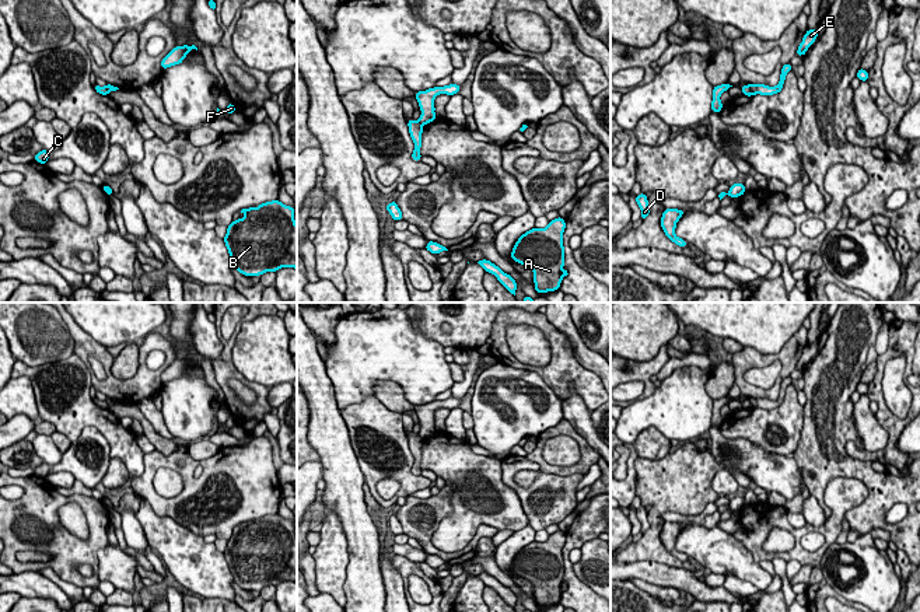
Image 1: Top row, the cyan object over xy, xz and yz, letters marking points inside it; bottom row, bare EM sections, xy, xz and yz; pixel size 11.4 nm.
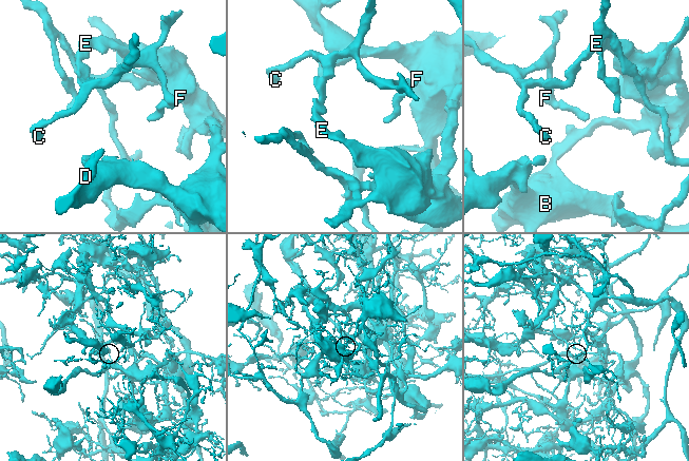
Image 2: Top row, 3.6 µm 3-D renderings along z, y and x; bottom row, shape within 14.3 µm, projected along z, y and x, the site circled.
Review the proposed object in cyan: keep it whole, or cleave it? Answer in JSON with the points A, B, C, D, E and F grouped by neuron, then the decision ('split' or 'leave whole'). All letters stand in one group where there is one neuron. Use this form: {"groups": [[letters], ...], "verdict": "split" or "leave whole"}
{"groups": [["A", "B", "D", "E"], ["C", "F"]], "verdict": "split"}

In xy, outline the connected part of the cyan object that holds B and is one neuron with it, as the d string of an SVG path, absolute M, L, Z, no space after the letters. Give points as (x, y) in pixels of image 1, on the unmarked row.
M279 513L265 515L259 520L242 522L244 532L234 534L227 541L223 552L230 571L244 590L260 590L266 585L277 585L281 581L297 583L297 538L294 534L295 524L283 518Z

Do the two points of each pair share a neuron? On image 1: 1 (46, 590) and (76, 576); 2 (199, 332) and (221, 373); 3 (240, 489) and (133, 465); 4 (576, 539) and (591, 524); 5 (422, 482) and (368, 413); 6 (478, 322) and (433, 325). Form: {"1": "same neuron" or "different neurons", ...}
{"1": "different neurons", "2": "different neurons", "3": "different neurons", "4": "same neuron", "5": "same neuron", "6": "same neuron"}

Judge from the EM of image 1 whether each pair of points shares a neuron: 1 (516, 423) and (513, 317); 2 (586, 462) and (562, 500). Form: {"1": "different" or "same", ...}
{"1": "different", "2": "different"}

